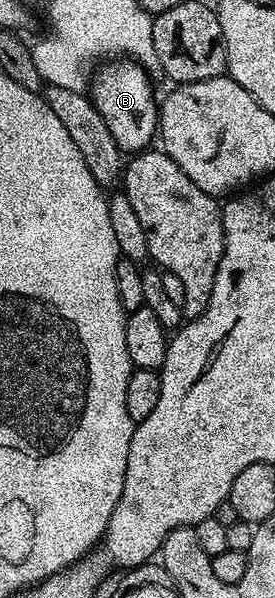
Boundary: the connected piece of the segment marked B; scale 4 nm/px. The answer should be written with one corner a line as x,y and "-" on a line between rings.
113,58
101,67
104,68
100,72
97,70
90,79
92,103
105,119
106,126
121,152
139,153
151,144
148,143
151,139
153,142
157,138
160,122
158,99
152,96
152,87
148,84
149,72
139,63
125,58

